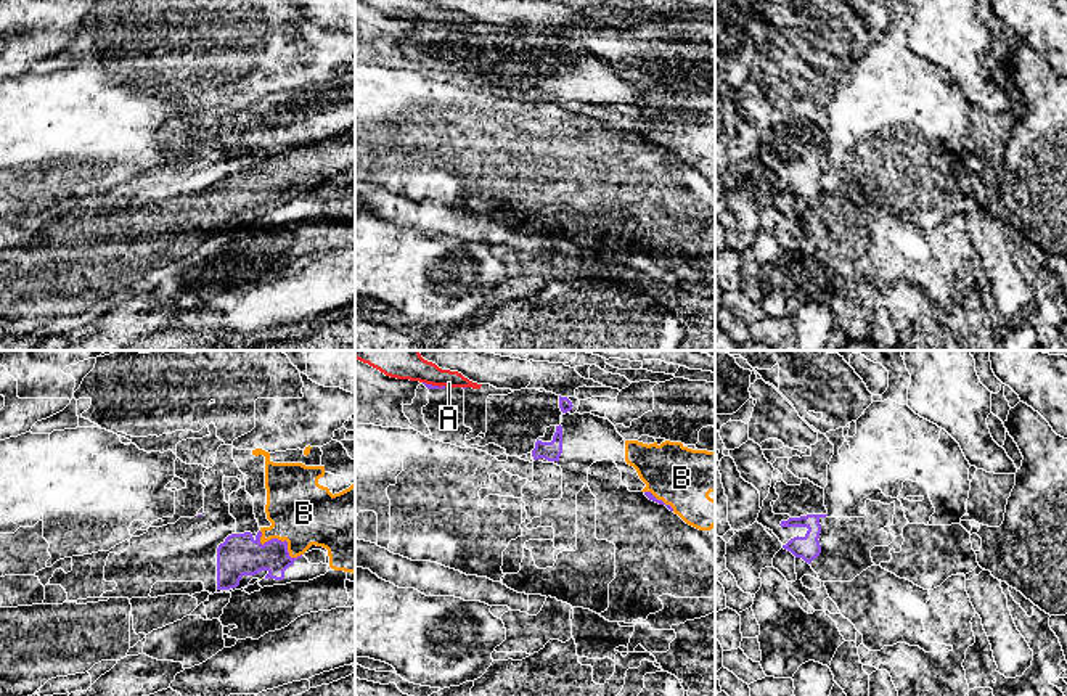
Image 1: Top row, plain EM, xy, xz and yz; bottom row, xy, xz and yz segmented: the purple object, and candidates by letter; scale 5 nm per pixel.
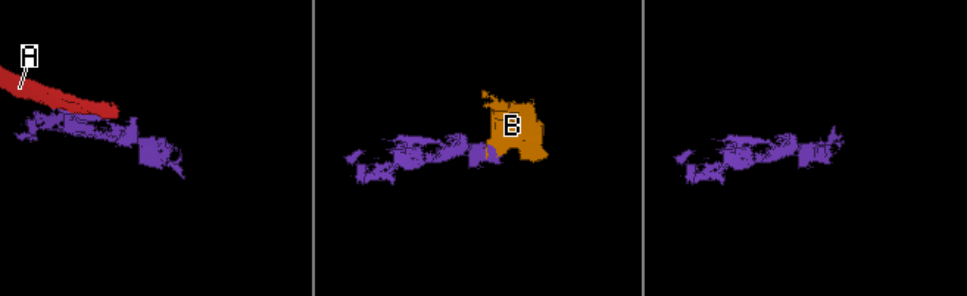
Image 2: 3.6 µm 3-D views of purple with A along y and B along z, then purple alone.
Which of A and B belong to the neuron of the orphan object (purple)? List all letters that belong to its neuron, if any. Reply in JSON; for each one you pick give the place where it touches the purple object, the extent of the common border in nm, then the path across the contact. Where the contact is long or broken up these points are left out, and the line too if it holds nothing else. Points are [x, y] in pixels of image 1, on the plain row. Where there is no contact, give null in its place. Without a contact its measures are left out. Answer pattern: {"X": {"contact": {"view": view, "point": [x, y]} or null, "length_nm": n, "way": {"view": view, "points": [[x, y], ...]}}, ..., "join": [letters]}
{"B": {"contact": {"view": "xy", "point": [280, 180]}, "length_nm": 240}, "join": ["B"]}

